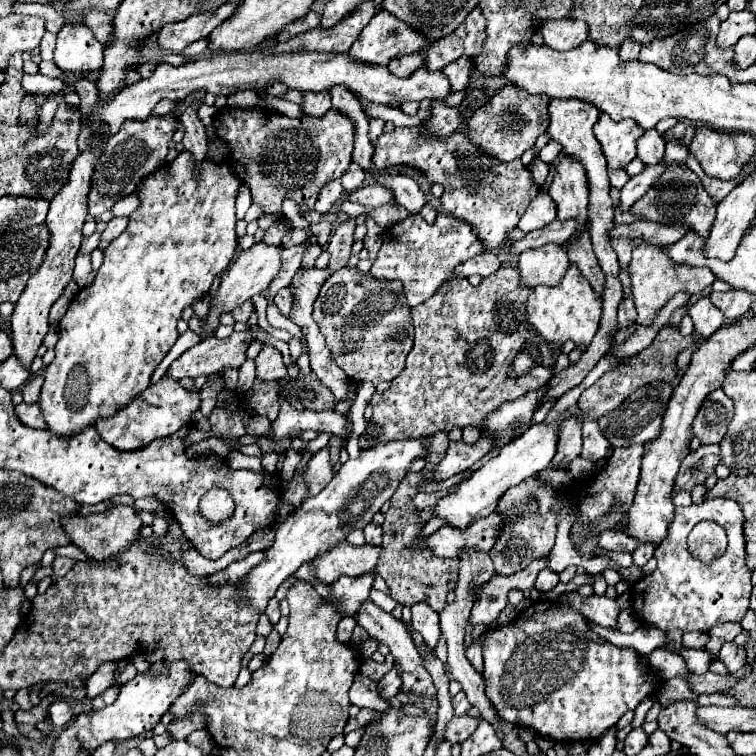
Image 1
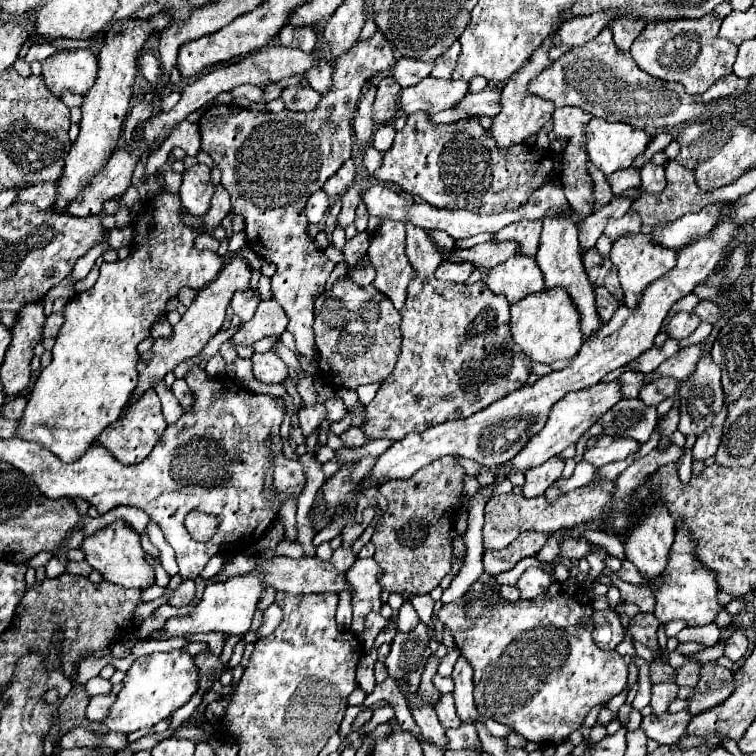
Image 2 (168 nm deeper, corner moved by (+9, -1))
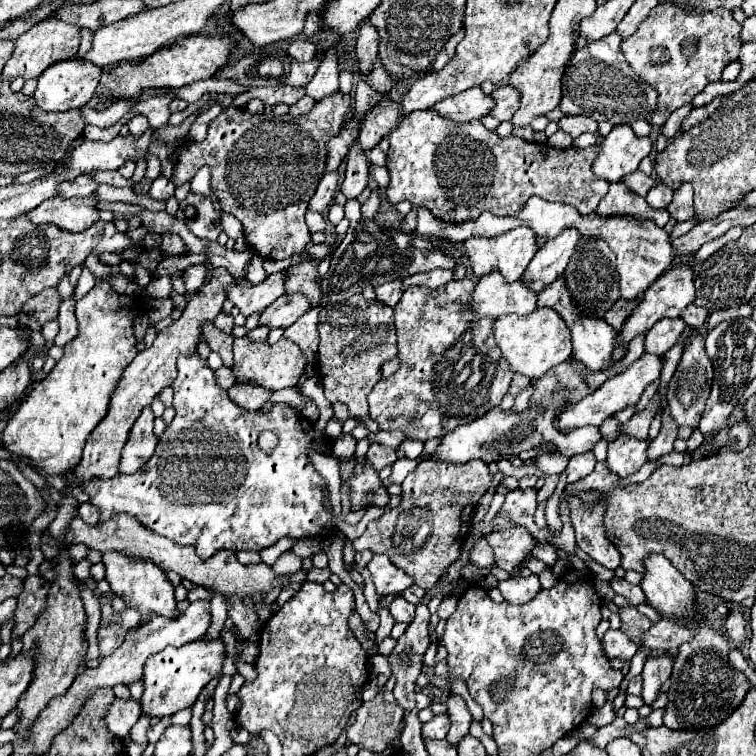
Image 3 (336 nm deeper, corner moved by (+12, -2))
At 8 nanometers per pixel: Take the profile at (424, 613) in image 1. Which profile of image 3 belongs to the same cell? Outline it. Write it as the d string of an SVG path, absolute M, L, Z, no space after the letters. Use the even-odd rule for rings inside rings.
M396 595L394 603L390 605L390 613L398 623L412 623L414 619L414 605L408 603L402 595Z

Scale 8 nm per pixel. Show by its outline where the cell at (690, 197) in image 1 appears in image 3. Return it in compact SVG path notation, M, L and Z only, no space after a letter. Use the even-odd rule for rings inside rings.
M682 183L676 191L674 191L674 199L672 203L666 207L668 213L676 219L676 221L686 221L694 217L694 205L692 205L692 185L690 183Z

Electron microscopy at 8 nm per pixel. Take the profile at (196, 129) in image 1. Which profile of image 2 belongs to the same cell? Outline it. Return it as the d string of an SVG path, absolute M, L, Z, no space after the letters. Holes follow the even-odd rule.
M195 164L191 170L183 172L179 198L189 214L193 216L207 214L213 192L215 192L215 186L211 184L211 170L205 164Z

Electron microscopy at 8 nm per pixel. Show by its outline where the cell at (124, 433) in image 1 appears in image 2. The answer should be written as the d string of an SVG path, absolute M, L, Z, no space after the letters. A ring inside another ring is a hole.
M147 390L147 394L143 394L143 398L139 398L137 402L133 402L129 406L127 414L121 420L117 420L115 424L111 424L103 430L103 434L97 438L97 442L101 446L105 446L121 464L127 464L127 466L139 464L147 458L147 454L151 454L153 446L159 442L165 428L167 428L167 422L161 412L159 396L155 394L155 390Z

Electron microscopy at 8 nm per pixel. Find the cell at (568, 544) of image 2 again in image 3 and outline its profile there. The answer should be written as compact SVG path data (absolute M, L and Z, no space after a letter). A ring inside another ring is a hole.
M538 543L536 551L532 555L552 567L556 563L556 559L558 559L558 547L552 545L552 543Z

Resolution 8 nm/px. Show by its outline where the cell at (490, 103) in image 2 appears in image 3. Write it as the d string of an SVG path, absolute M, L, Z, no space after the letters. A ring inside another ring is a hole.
M510 85L496 87L490 97L494 99L494 109L490 111L490 115L498 121L510 121L510 117L516 113L516 107L520 107L520 95Z

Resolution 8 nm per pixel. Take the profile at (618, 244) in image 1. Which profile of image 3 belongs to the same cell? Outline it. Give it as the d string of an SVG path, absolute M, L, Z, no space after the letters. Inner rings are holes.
M610 183L608 195L600 201L596 213L602 217L634 217L638 221L654 221L658 227L664 227L668 221L666 209L654 209L646 203L644 197L628 191L622 183Z

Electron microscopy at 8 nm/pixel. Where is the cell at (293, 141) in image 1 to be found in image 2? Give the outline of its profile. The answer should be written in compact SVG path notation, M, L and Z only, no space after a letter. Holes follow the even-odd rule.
M381 30L375 32L371 40L359 40L355 46L343 54L335 62L333 70L333 84L321 96L321 102L311 112L291 112L281 110L277 114L273 112L257 112L239 108L235 104L221 104L211 106L205 110L205 114L199 120L201 130L201 152L207 152L213 162L221 170L221 184L231 196L231 212L241 214L245 220L245 234L247 244L255 250L255 254L267 262L273 262L277 272L271 278L271 290L273 298L281 304L285 314L289 316L287 330L297 340L297 350L303 354L309 362L317 364L317 350L313 344L313 304L319 294L325 292L325 282L329 274L333 272L335 264L329 262L321 248L315 246L315 242L309 238L309 222L305 216L305 204L311 194L315 194L329 176L333 176L345 160L351 158L351 146L353 146L353 134L351 134L351 118L359 104L361 88L367 84L369 78L381 76L395 64L395 54L387 38L383 38Z

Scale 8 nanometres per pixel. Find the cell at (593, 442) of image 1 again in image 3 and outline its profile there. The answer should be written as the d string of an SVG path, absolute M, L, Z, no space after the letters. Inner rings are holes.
M620 435L608 445L606 467L620 477L634 475L646 463L646 447L648 441L638 441L628 435Z

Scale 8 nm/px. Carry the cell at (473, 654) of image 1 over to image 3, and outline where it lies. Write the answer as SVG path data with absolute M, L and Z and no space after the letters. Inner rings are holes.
M450 695L446 705L448 705L448 717L452 721L452 727L450 727L448 735L446 735L446 739L452 745L456 745L468 733L468 727L472 723L472 715L470 715L470 711L466 707L466 701L462 697L458 697L458 695Z

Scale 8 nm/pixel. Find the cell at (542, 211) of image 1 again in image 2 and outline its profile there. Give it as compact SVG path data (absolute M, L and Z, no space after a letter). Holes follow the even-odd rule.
M519 222L499 230L491 242L517 242L517 254L535 256L539 250L541 222Z

